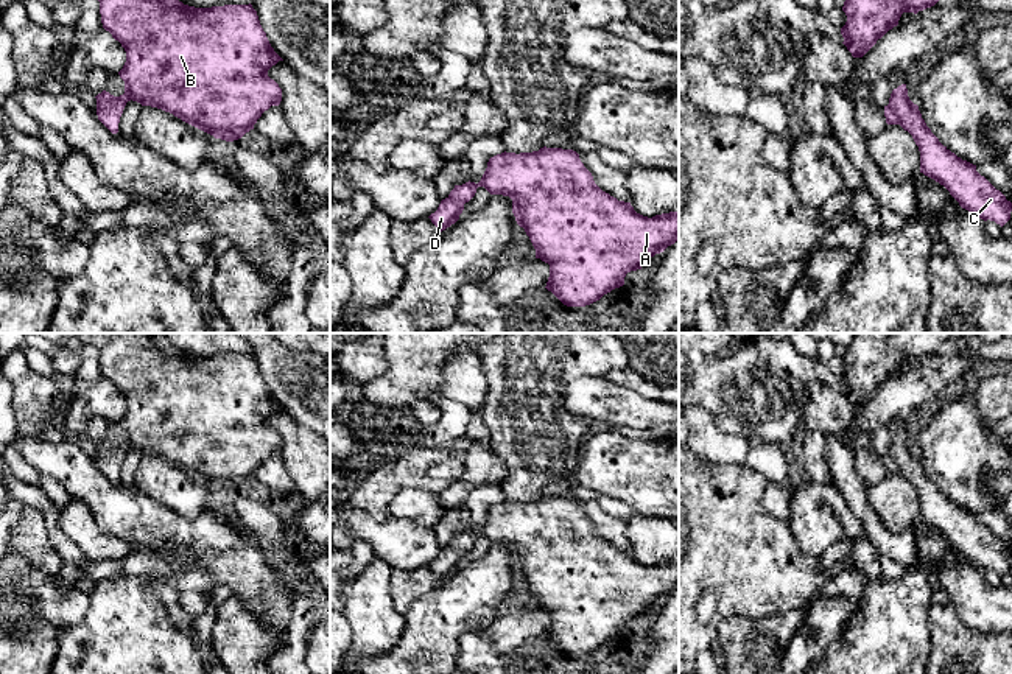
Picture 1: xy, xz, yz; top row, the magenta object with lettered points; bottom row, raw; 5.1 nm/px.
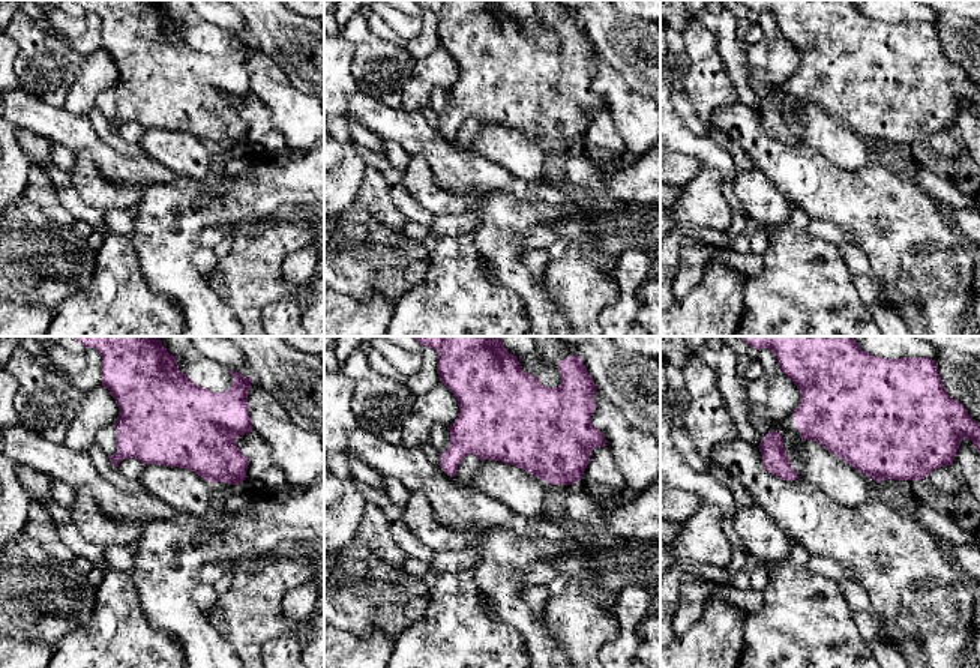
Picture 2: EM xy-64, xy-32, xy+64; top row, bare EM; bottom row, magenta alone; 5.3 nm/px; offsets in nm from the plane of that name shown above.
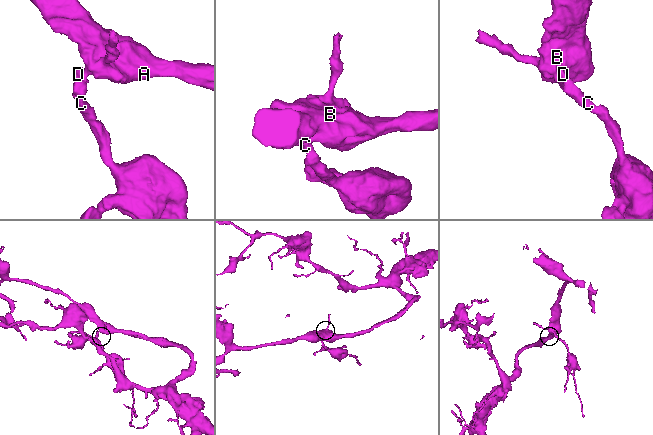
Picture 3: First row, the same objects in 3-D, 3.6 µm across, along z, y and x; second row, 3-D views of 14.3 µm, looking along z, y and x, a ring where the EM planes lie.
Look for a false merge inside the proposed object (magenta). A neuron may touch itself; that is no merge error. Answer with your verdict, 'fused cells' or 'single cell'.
single cell

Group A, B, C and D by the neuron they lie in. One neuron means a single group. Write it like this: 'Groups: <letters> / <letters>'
Groups: A B C D

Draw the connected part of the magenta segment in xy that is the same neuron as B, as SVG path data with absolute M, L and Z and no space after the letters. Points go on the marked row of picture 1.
M98 0L101 23L126 51L126 62L118 72L125 93L114 97L103 90L97 98L98 120L118 132L120 117L128 101L173 114L182 121L226 142L241 139L271 106L282 101L282 89L268 76L268 70L283 61L271 47L252 5L224 5L195 8L179 0Z

